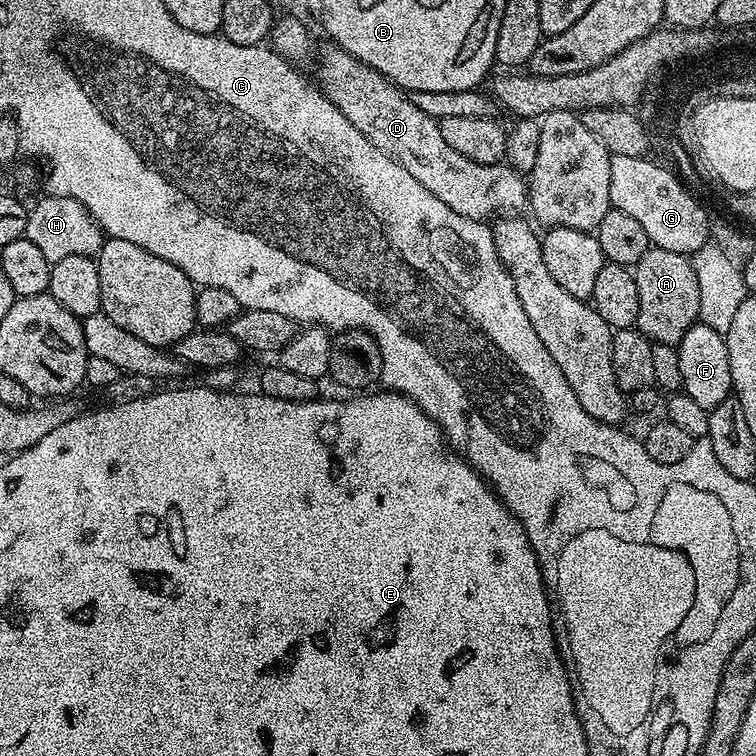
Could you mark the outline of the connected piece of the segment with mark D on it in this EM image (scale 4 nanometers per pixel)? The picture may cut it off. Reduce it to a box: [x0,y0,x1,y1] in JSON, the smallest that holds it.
[316,46,528,221]

